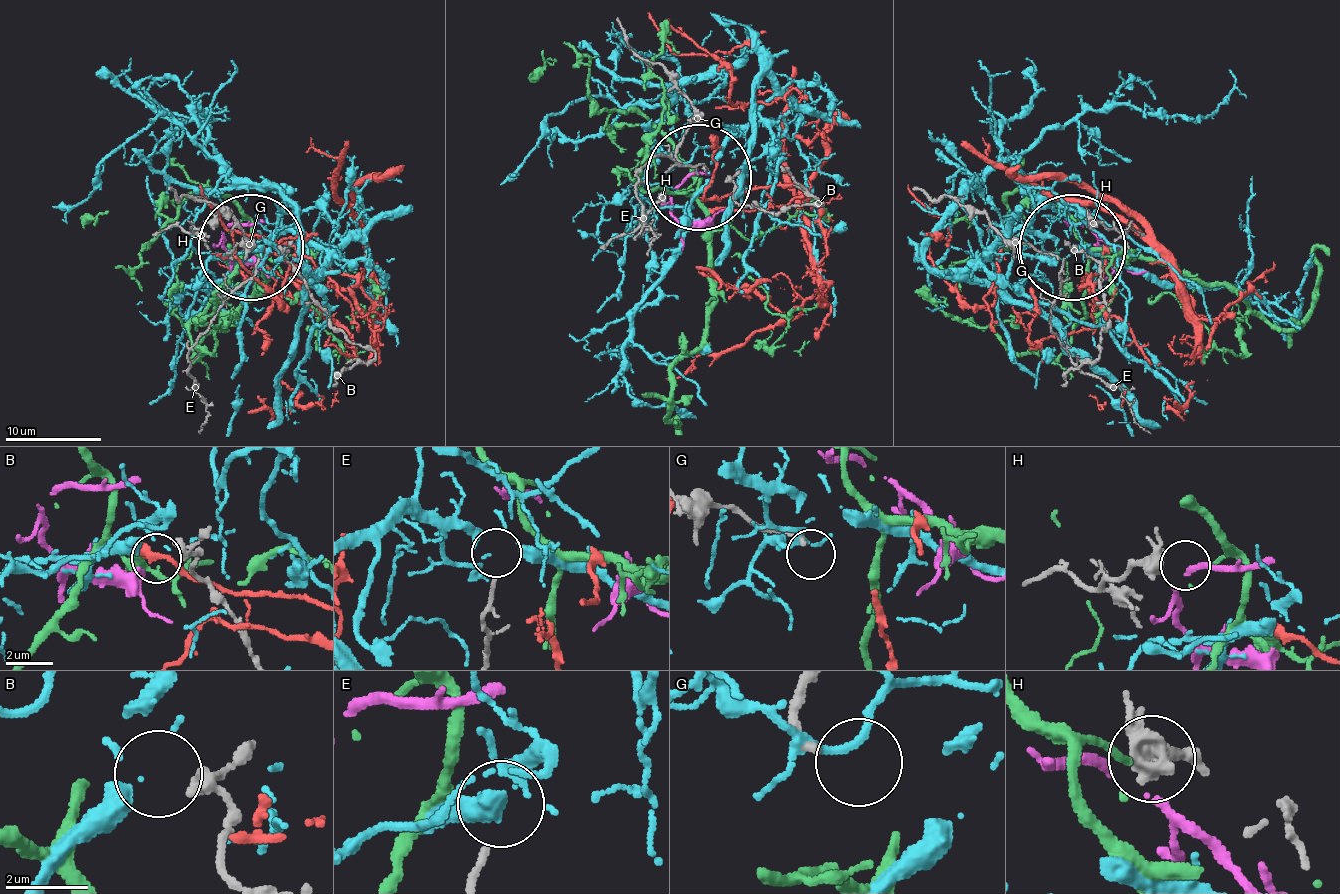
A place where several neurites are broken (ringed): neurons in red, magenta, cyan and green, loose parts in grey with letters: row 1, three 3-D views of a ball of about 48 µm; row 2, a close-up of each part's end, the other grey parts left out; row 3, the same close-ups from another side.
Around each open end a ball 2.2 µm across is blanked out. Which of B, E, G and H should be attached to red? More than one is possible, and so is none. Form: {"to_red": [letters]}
{"to_red": []}

